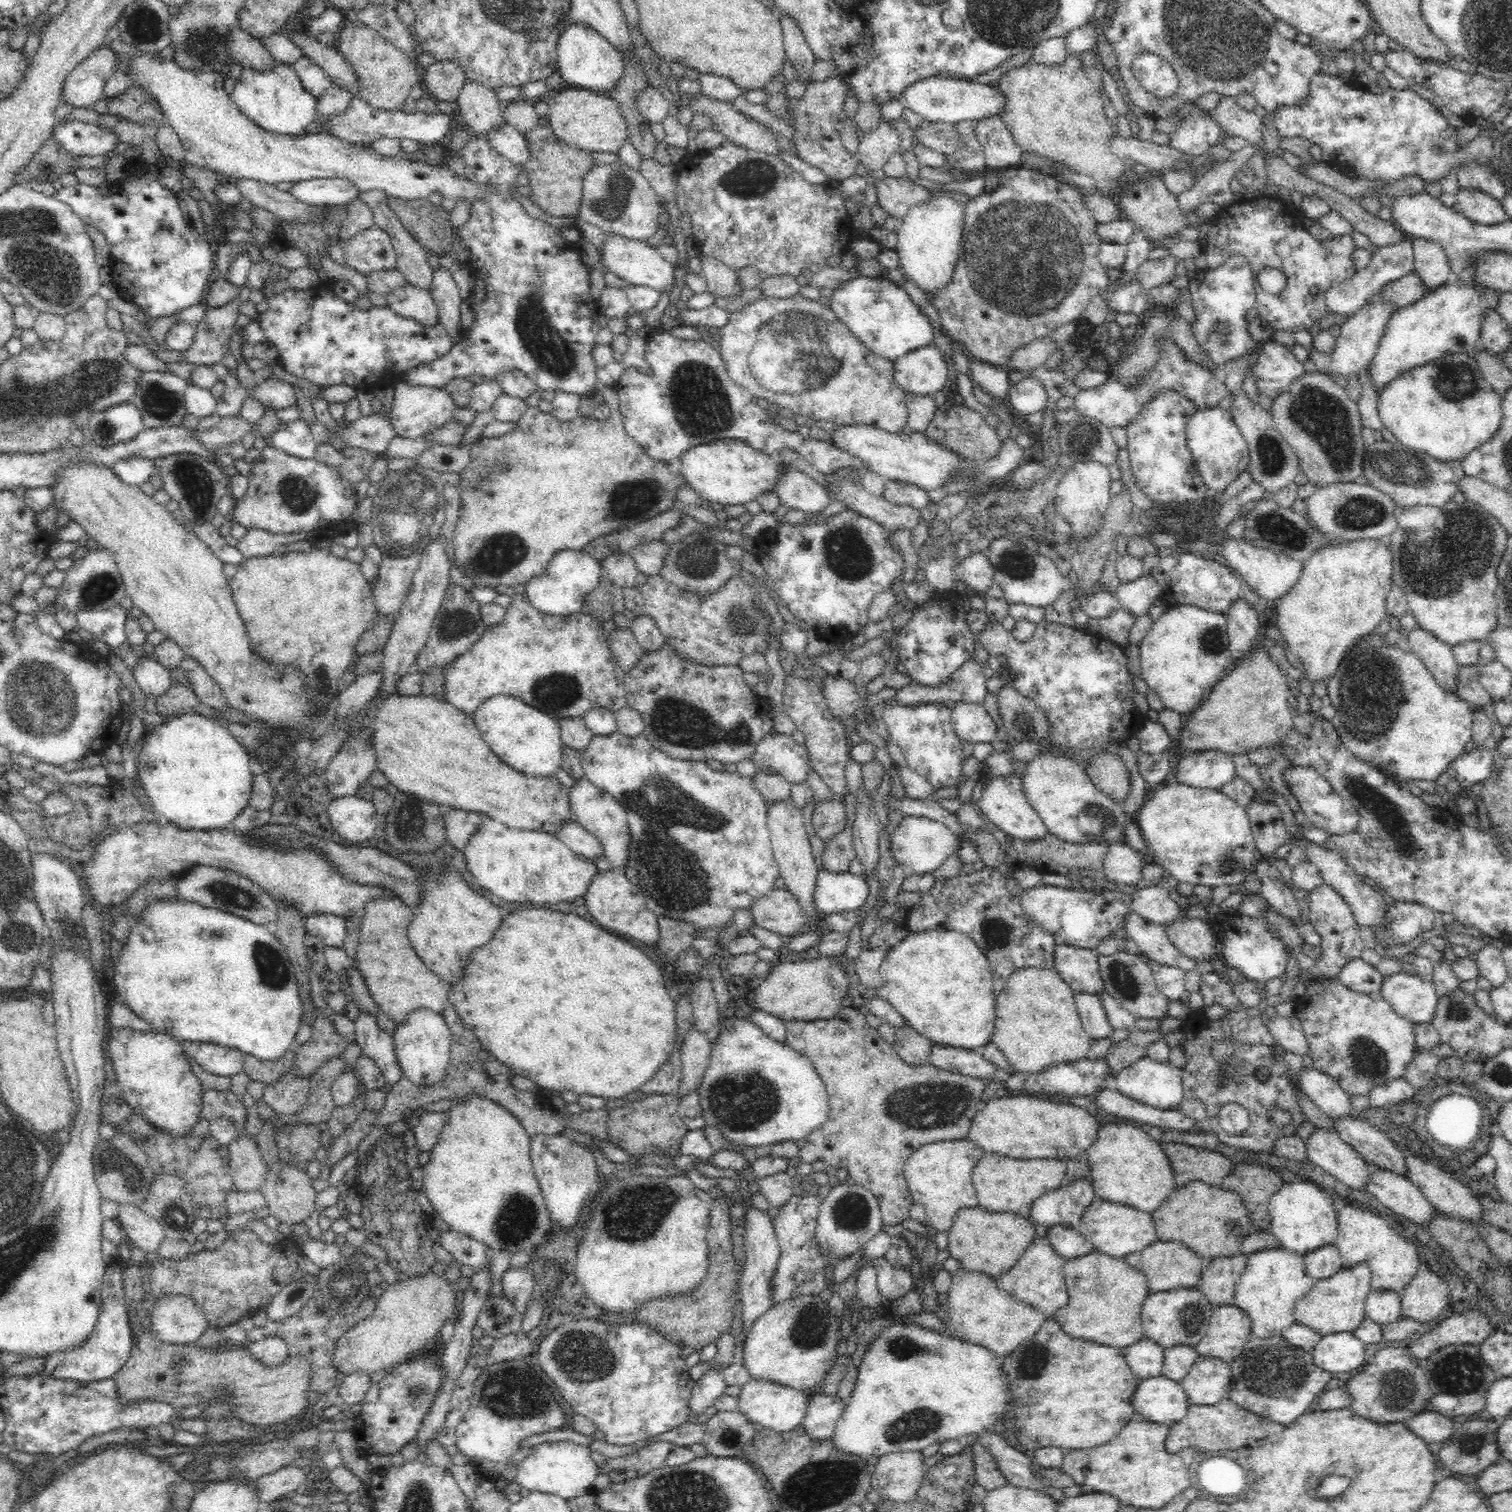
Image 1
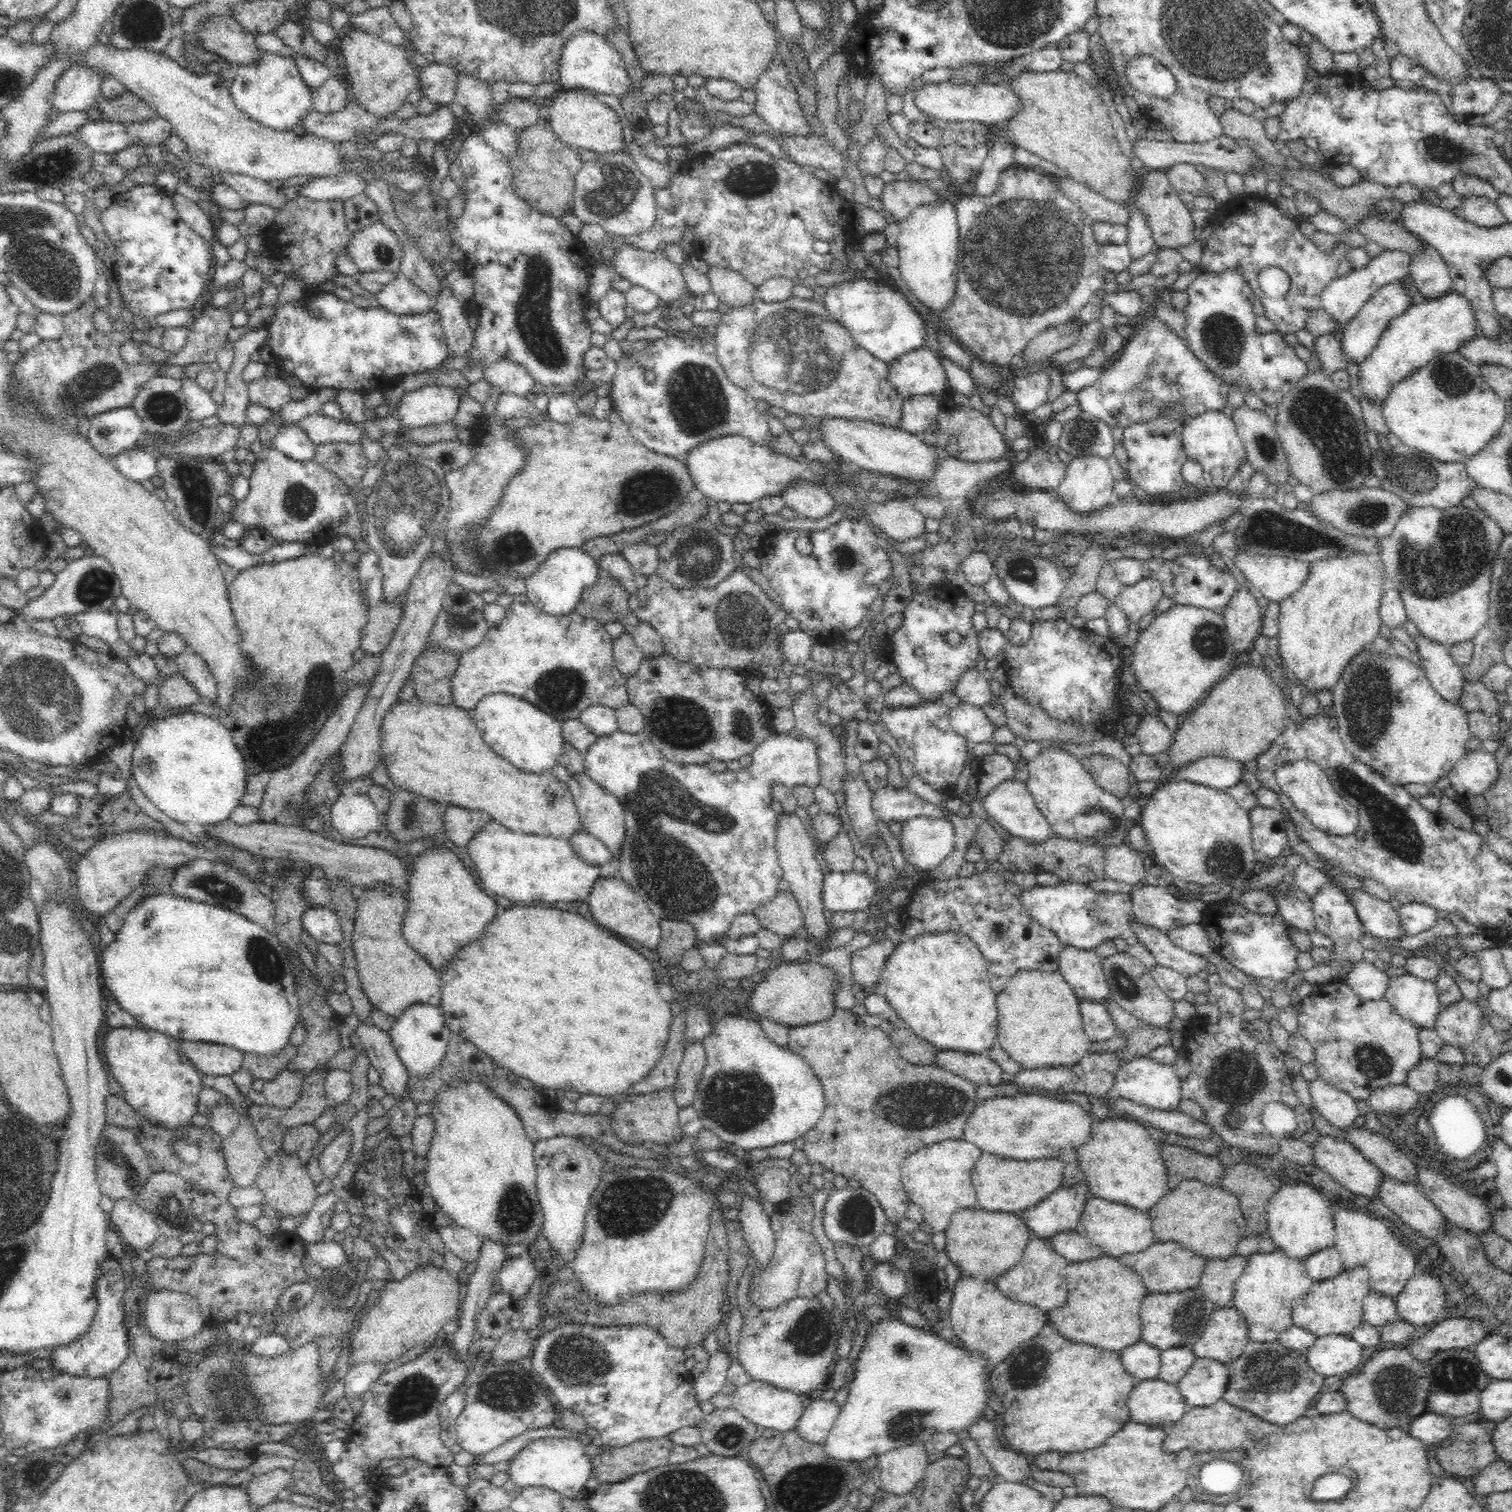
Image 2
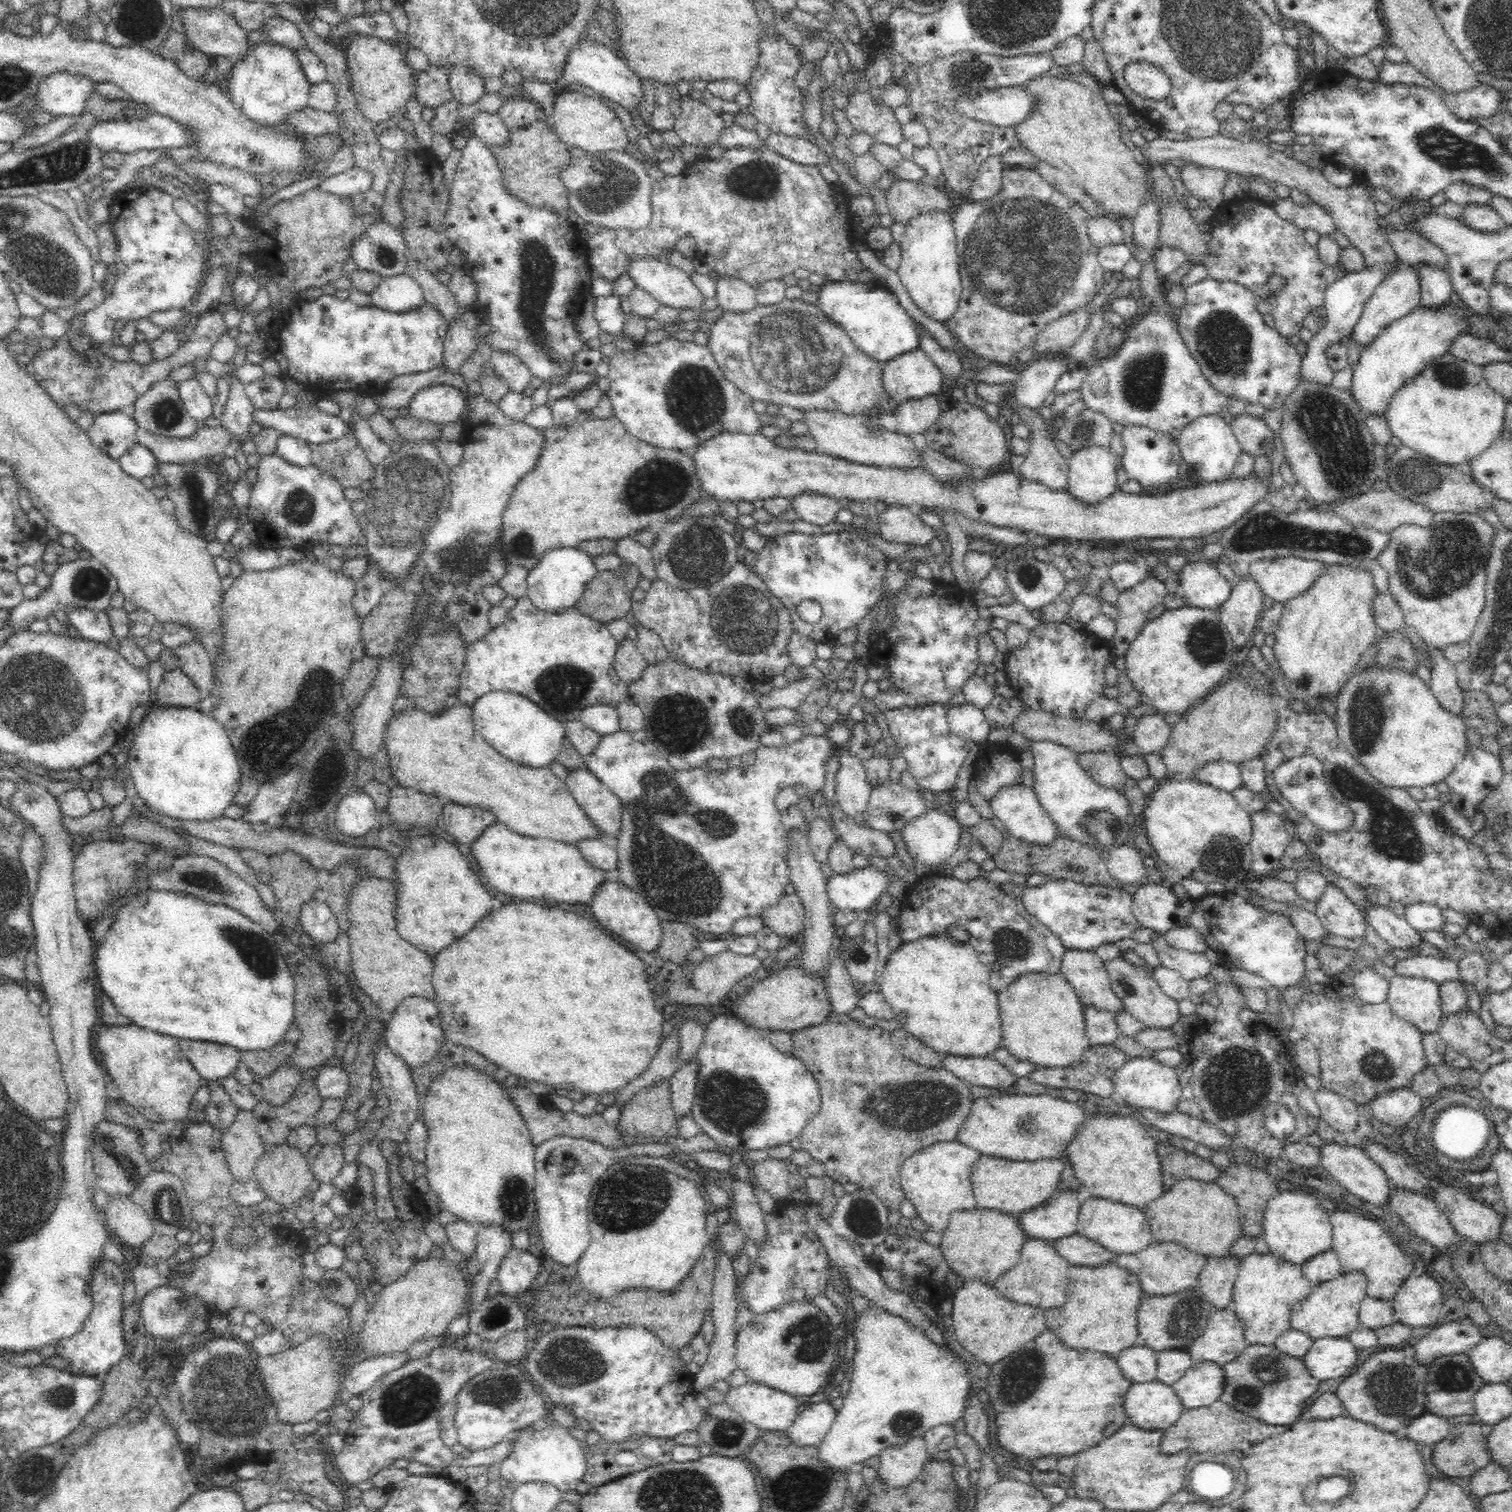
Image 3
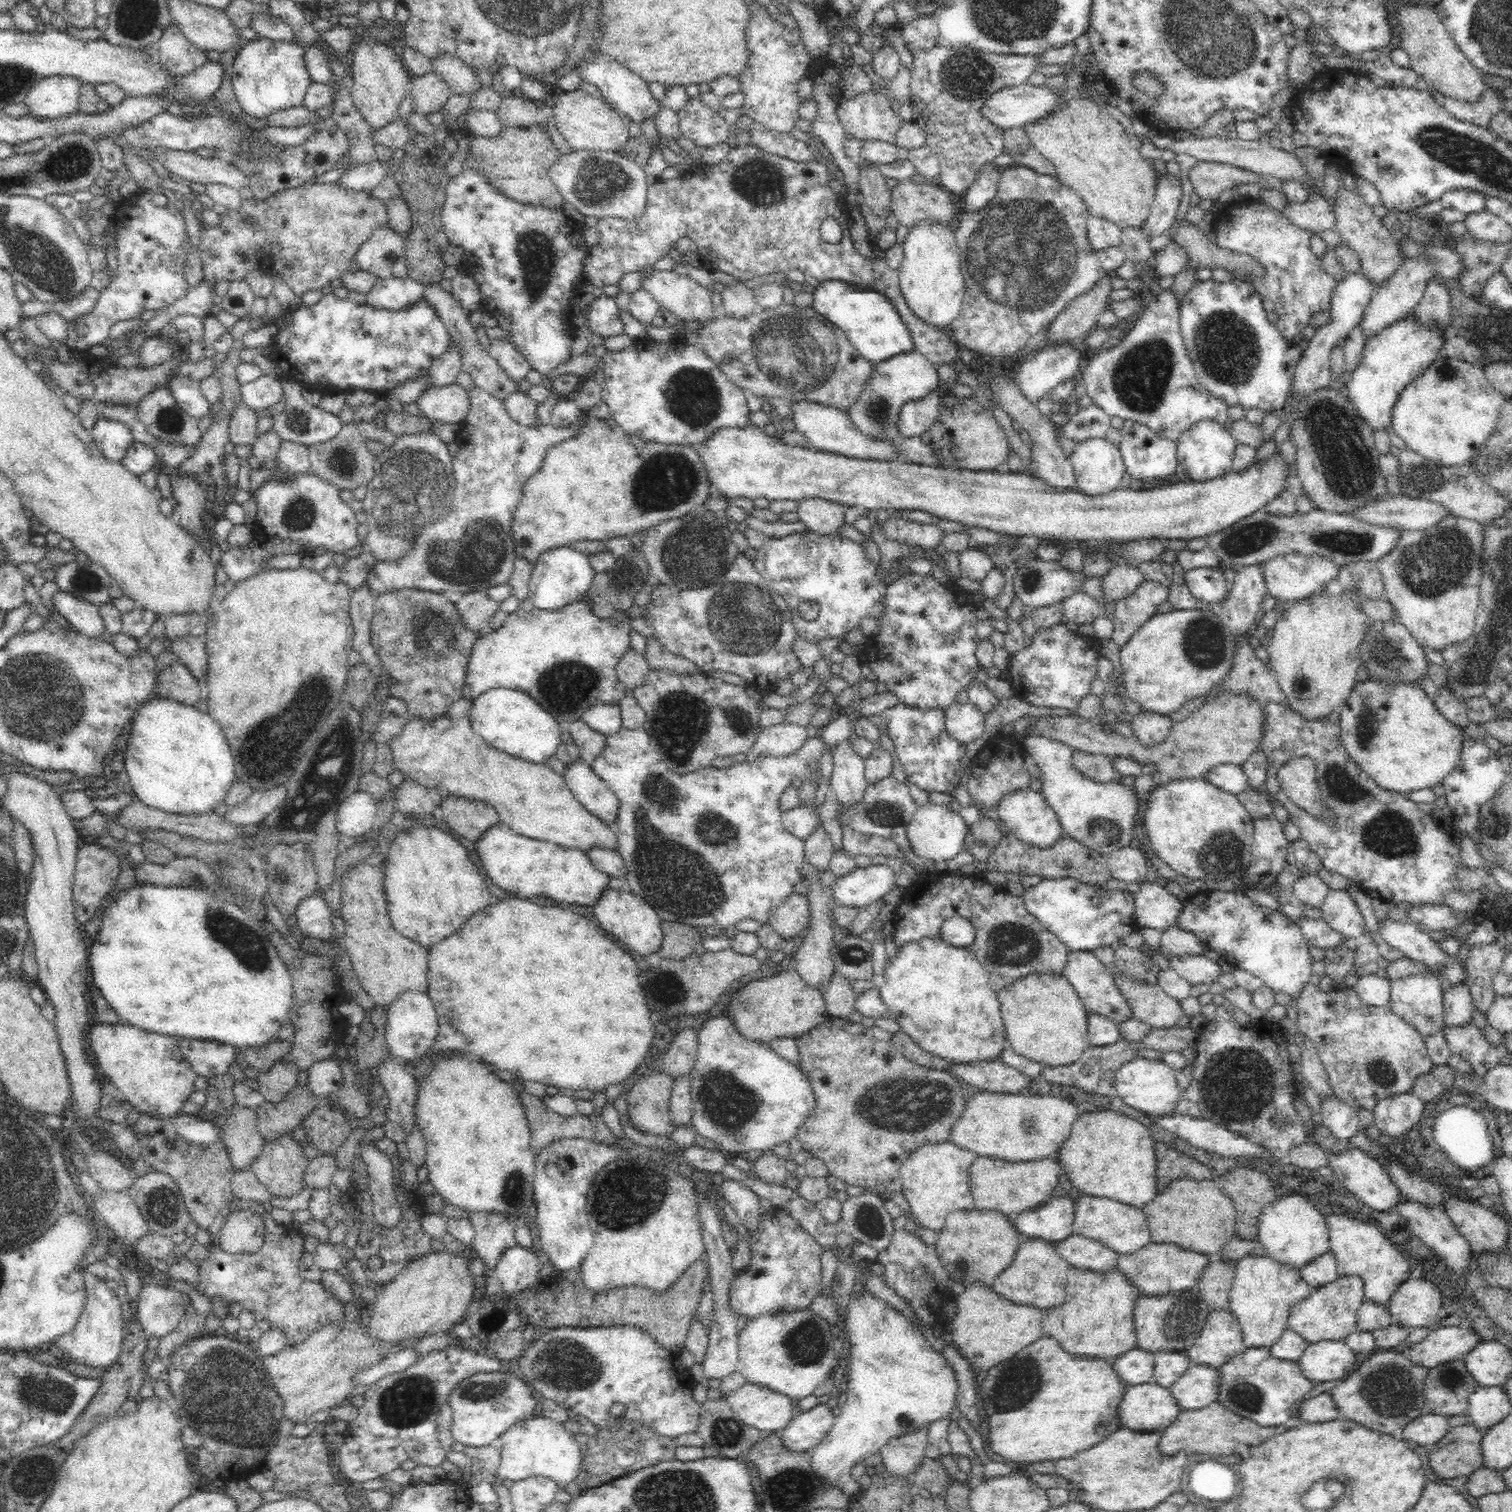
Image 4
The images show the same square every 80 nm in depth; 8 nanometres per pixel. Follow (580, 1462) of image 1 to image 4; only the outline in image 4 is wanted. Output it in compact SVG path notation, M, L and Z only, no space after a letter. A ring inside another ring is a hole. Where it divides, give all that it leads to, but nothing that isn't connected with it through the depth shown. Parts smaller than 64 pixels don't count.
M540 1413L524 1415L497 1439L501 1459L496 1474L508 1484L530 1475L544 1475L554 1480L559 1489L571 1488L581 1465L581 1450L572 1435L560 1420Z

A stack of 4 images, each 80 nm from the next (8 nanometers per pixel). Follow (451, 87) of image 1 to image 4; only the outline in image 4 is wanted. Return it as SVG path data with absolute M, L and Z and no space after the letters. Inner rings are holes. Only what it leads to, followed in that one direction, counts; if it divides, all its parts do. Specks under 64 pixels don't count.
M434 72L412 76L410 96L413 100L413 112L425 117L434 112L443 112L453 93Z

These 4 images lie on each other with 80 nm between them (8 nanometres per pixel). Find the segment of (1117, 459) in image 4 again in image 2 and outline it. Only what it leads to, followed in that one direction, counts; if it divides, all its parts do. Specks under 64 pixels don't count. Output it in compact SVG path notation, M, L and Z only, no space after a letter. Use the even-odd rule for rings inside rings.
M1083 454L1075 456L1067 466L1066 476L1060 482L1056 492L1062 495L1064 501L1075 511L1087 513L1101 506L1106 506L1115 496L1114 484L1118 475L1113 474L1108 465L1109 458L1097 454Z

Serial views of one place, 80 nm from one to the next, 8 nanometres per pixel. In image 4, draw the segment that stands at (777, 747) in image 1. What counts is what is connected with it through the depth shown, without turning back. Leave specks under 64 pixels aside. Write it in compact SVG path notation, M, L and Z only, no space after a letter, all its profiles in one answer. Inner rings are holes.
M622 727L606 738L604 752L591 767L619 802L615 828L617 851L628 869L626 888L645 898L662 920L694 927L712 926L722 931L745 918L766 924L771 910L794 893L796 884L804 881L805 839L790 834L783 827L780 794L791 784L822 777L816 760L828 747L820 735L808 738L806 744L788 758L759 756L754 762L733 763L727 768L709 766L684 776L672 772L662 762L651 747L645 729ZM702 820L704 830L698 830Z

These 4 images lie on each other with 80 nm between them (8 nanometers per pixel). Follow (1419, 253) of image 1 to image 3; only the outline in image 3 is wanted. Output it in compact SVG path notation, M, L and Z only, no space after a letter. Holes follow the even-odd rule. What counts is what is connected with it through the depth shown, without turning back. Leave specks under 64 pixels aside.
M1425 264L1420 265L1422 278L1420 278L1421 301L1419 306L1424 310L1444 310L1451 304L1451 294L1453 286L1449 275L1439 270L1431 268Z

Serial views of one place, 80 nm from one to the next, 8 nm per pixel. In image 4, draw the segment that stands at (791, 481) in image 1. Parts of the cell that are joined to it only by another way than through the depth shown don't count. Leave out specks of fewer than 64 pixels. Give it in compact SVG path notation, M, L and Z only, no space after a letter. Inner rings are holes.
M804 498L798 501L798 516L810 532L818 536L838 536L846 526L846 512L848 506L830 502L822 498Z

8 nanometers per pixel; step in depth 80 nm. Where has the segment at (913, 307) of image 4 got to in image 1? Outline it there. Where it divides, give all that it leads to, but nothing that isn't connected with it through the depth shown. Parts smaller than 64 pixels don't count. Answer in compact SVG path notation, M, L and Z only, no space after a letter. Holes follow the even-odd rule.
M937 192L926 203L918 204L908 211L902 219L897 232L895 251L899 254L898 268L906 278L916 284L930 298L938 298L940 292L950 284L958 259L963 231L962 205L952 198L951 194Z

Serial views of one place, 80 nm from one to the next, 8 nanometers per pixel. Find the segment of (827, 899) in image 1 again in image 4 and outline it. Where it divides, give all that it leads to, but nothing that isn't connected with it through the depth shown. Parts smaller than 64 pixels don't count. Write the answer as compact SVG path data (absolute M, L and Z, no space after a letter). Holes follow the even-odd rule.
M888 863L871 864L835 879L829 895L846 906L865 907L896 888L895 883L894 869Z

